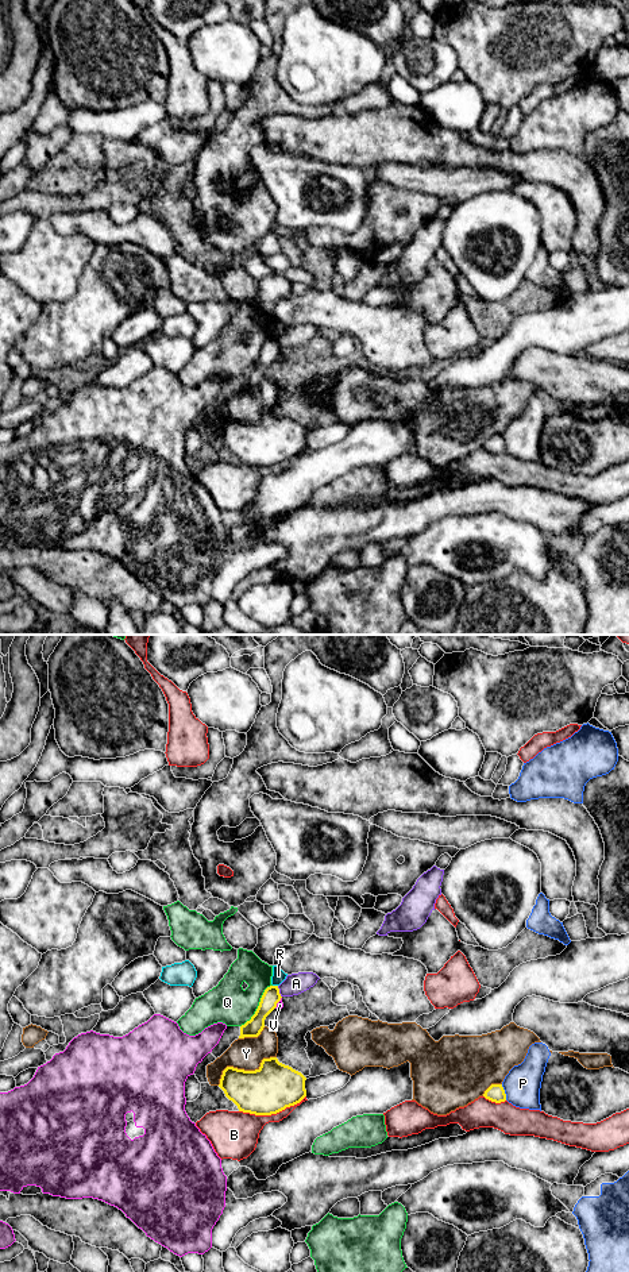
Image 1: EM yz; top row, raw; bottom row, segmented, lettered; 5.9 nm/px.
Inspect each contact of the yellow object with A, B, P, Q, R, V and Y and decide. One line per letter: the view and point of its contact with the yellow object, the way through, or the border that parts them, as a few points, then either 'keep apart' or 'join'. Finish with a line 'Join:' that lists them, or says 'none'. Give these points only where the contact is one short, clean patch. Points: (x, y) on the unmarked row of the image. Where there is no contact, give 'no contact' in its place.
A: meets yellow in yz at (278, 343); border along yz (277, 338), (281, 349); keep apart
B: meets yellow in yz at (271, 465); keep apart
P: meets yellow in yz at (504, 444); keep apart
Q: meets yellow in yz at (258, 358); keep apart
R: meets yellow in yz at (276, 338); keep apart
V: meets yellow in yz at (278, 353); keep apart
Y: meets yellow in yz at (243, 421); keep apart
Join: none

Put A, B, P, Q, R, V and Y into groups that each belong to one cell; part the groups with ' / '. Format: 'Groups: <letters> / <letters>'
Groups: A / B / P / Q / R / V / Y

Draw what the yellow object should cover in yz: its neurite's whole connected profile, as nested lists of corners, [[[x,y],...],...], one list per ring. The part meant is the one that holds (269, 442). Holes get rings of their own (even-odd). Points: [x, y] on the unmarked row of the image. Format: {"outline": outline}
{"outline": [[[270,409],[263,410],[255,423],[227,419],[219,439],[239,463],[271,467],[306,448],[305,432],[301,424]]]}

